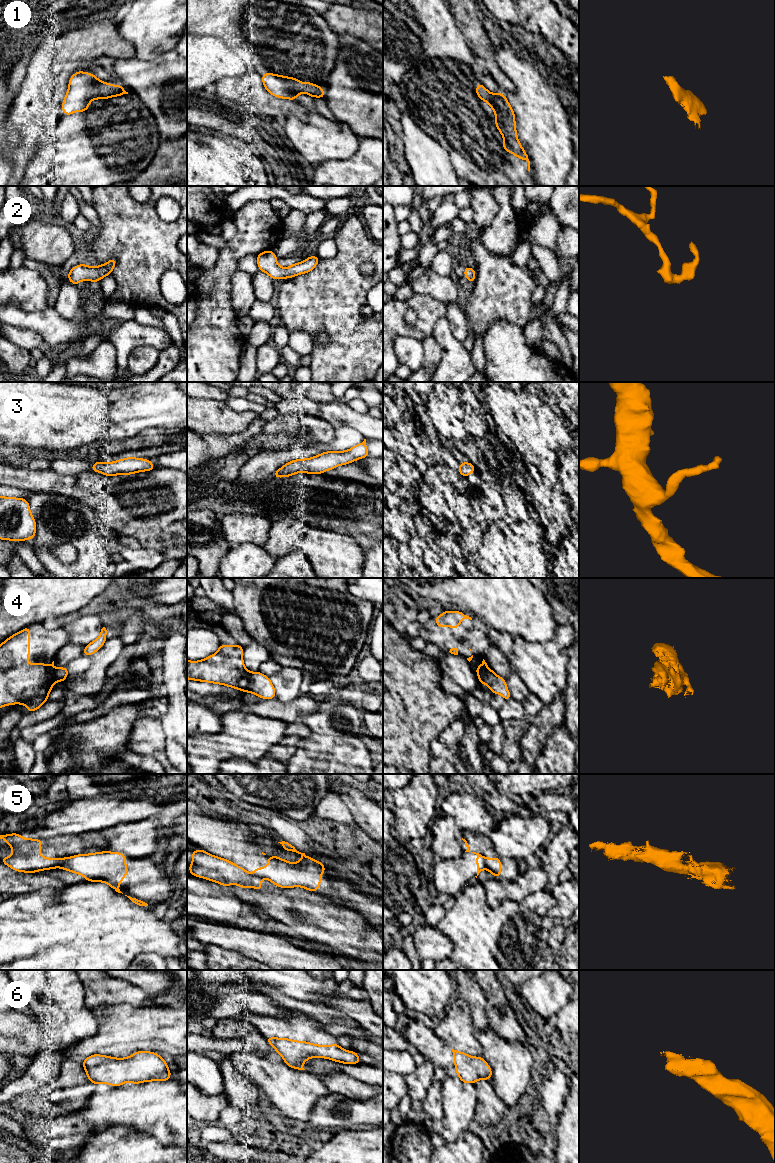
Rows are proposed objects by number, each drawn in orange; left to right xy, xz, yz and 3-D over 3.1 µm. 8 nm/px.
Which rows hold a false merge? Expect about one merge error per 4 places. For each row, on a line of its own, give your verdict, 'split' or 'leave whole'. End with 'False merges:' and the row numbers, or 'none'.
1: leave whole
2: leave whole
3: leave whole
4: split
5: split
6: leave whole
False merges: 4, 5

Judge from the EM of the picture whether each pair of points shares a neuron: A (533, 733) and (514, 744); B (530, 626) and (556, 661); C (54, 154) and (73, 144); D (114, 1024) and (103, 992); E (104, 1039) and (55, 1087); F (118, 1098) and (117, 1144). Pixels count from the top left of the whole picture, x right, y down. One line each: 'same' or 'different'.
A: different
B: different
C: same
D: different
E: different
F: different

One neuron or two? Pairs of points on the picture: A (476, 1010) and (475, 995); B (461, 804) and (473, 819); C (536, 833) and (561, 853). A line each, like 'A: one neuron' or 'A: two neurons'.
A: one neuron
B: one neuron
C: two neurons

